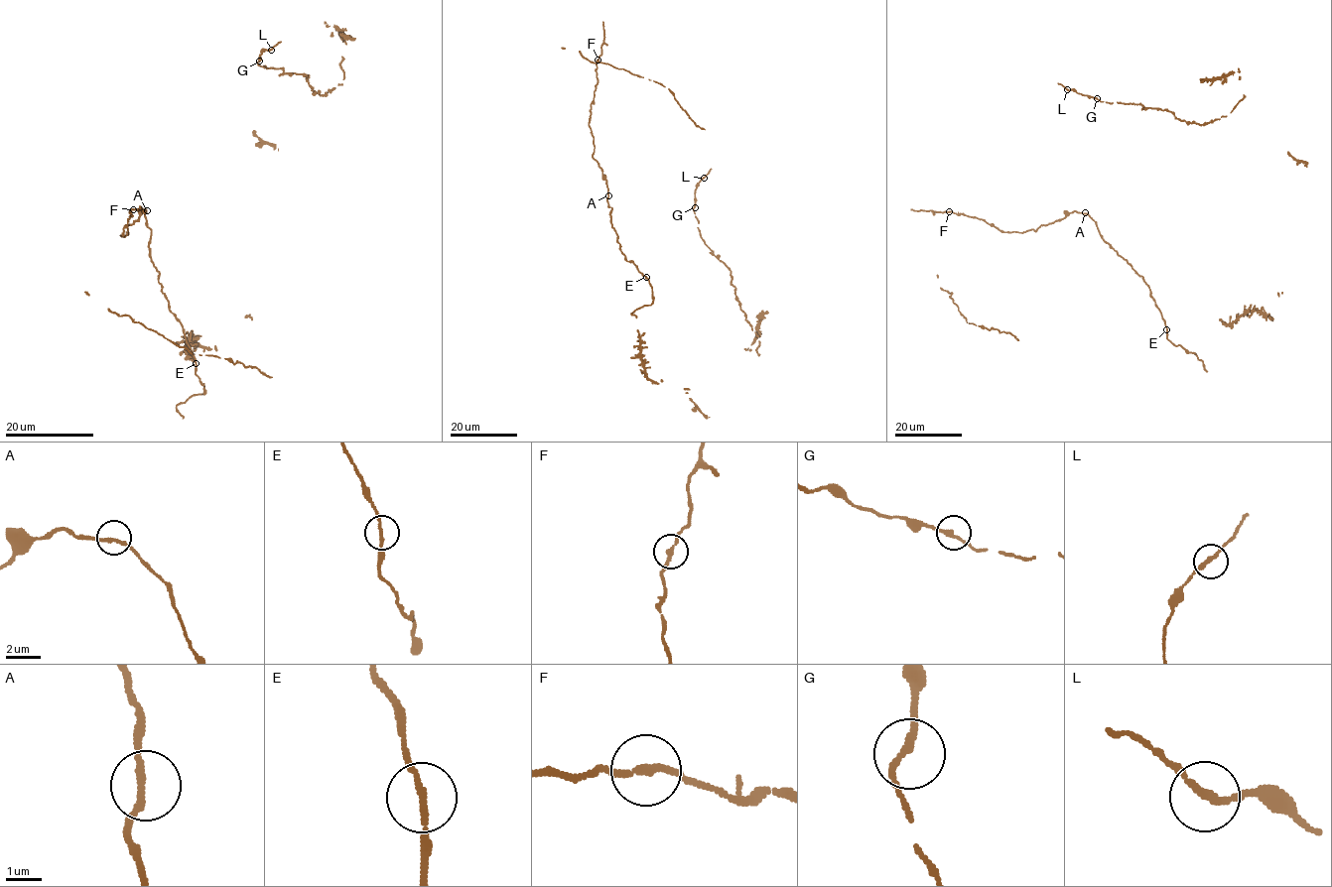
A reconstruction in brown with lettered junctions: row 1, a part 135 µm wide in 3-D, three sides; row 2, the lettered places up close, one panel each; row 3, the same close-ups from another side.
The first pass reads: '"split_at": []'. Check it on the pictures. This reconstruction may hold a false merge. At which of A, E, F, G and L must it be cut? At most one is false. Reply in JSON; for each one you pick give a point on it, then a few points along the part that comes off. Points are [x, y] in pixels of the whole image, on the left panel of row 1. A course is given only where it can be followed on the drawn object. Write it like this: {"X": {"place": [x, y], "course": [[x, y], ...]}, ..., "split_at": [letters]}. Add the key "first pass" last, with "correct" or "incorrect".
{"split_at": [], "first pass": "correct"}

